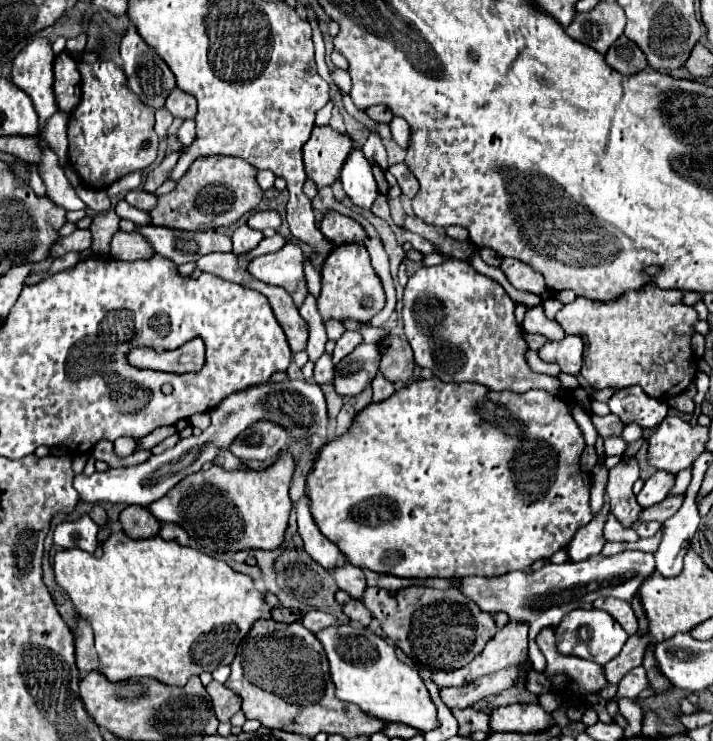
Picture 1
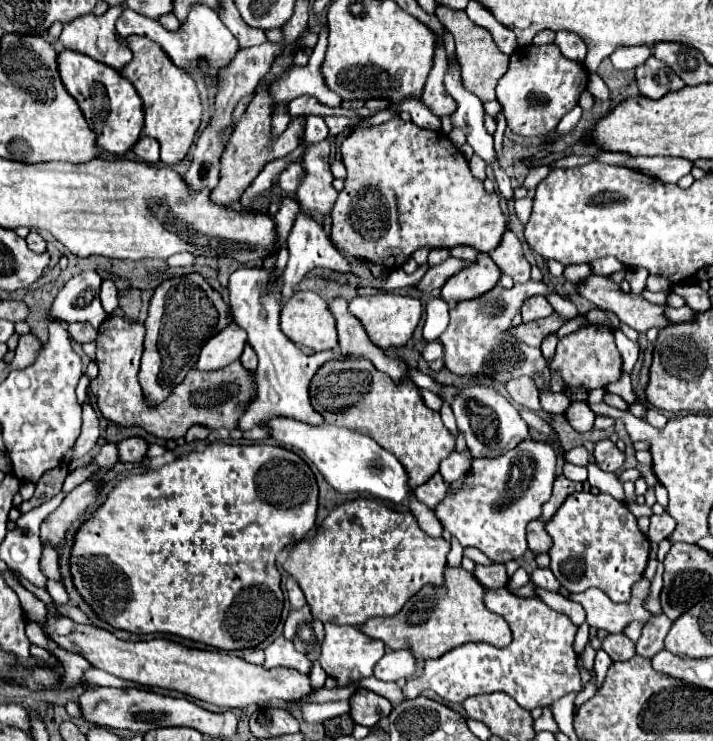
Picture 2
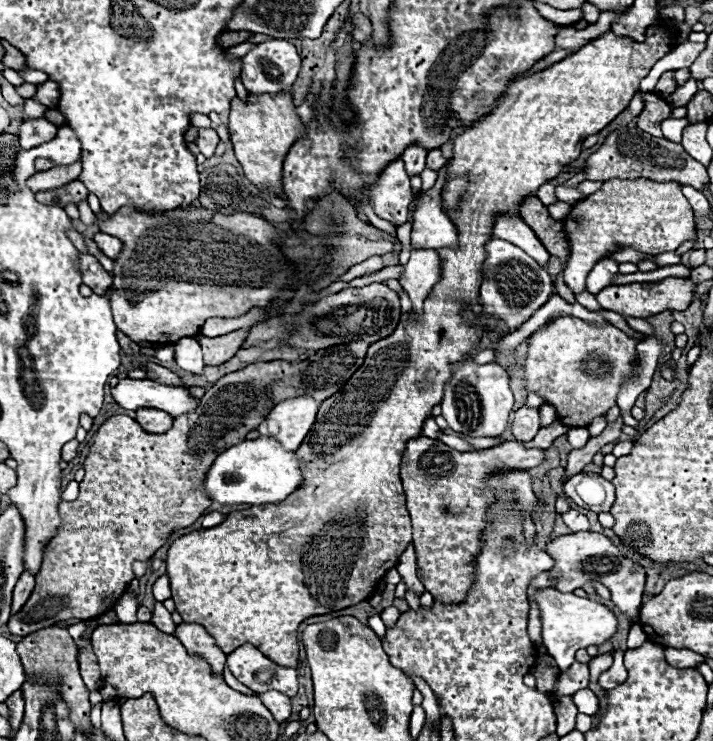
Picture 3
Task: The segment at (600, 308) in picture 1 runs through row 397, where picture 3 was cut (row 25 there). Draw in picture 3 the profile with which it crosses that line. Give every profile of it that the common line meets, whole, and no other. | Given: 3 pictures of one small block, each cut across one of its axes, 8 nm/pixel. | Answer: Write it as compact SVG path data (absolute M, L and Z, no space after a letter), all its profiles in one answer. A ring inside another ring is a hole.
M658 20L658 24L654 24L654 26L650 26L646 30L644 42L636 42L632 38L616 36L614 32L606 32L606 34L590 40L586 46L582 46L578 52L570 54L568 58L552 64L552 68L546 68L546 70L536 72L532 76L514 80L508 86L508 90L496 100L494 108L484 118L480 118L476 124L472 124L460 136L456 136L456 140L454 140L454 156L450 160L448 174L466 174L466 172L470 172L470 186L468 186L468 192L464 194L464 200L454 210L446 210L448 216L452 218L452 222L458 228L458 248L456 250L452 250L452 248L440 248L438 250L440 252L440 258L442 258L442 280L432 288L432 292L424 300L424 312L422 312L422 316L420 318L414 318L412 314L404 314L402 320L400 320L400 324L396 326L396 330L388 338L370 344L370 348L366 352L366 358L364 358L364 364L354 372L354 376L346 382L346 386L338 394L332 394L328 400L324 400L320 404L316 424L312 426L310 434L300 444L300 450L294 452L300 458L300 468L304 470L302 484L300 484L300 488L296 492L292 492L284 502L278 502L278 504L250 506L246 510L236 510L236 512L228 514L222 524L218 524L214 528L196 530L196 532L190 532L186 536L180 536L168 548L166 574L170 578L170 590L172 590L172 600L176 602L176 612L182 616L184 622L204 626L206 632L216 640L218 648L224 654L230 654L234 648L250 642L258 650L262 650L270 660L274 660L276 664L290 666L290 668L296 666L296 662L298 662L298 640L296 640L296 628L298 628L298 624L304 622L310 616L336 612L336 610L342 610L342 608L348 608L348 606L354 606L354 604L366 600L376 590L376 582L380 578L384 578L386 572L398 564L400 554L408 548L408 544L412 540L410 516L408 516L408 510L406 510L406 498L404 498L404 490L402 490L402 484L400 484L398 464L400 464L400 458L402 458L406 440L420 436L420 430L422 430L424 420L432 414L432 406L434 404L440 404L444 382L448 382L450 380L450 374L452 374L450 364L456 362L456 360L464 360L466 356L470 356L478 348L478 340L482 338L482 330L480 328L472 328L472 326L468 326L462 320L462 308L460 306L470 304L470 308L474 312L480 310L480 306L478 306L478 286L482 282L482 272L480 270L482 270L482 262L486 258L484 244L490 240L490 232L492 232L492 218L496 214L500 214L500 212L506 212L506 210L518 212L518 206L520 206L522 198L534 194L538 190L538 186L542 186L544 182L556 178L566 164L570 164L572 160L576 160L580 156L582 142L584 142L586 136L598 134L602 128L606 128L630 104L632 96L636 94L636 88L638 88L640 80L646 78L648 72L650 72L650 68L676 46L676 28L672 28L668 24L672 24L672 22Z

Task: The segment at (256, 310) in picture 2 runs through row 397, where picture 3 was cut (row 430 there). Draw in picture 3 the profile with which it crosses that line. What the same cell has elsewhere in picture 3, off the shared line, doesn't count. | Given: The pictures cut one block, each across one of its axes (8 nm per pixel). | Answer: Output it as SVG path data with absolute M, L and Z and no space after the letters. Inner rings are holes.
M300 396L278 404L256 428L262 436L276 438L284 450L296 450L316 420L318 404L310 396Z

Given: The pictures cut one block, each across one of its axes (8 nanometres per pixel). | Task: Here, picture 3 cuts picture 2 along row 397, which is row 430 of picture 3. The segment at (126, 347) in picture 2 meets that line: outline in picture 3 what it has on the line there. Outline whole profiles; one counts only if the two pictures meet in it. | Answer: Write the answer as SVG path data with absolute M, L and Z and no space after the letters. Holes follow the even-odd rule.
M350 342L340 346L336 344L318 350L312 358L306 358L296 364L284 360L258 362L246 366L244 370L226 374L210 390L206 390L194 412L174 418L174 426L166 434L148 434L130 416L108 418L94 434L94 442L84 462L86 476L80 482L78 498L72 502L58 504L62 526L44 550L42 566L36 572L36 586L30 598L20 608L20 612L14 612L8 620L10 634L24 636L40 628L54 626L60 620L88 620L104 614L106 608L110 610L126 590L128 582L134 580L132 562L148 560L176 528L180 530L194 524L210 506L210 498L202 492L200 486L206 470L212 466L212 460L226 448L244 442L246 434L256 430L256 426L264 422L264 418L272 412L276 404L298 396L312 396L320 404L324 402L324 398L336 394L336 390L340 390L344 382L348 382L348 378L360 368L368 346L368 342Z

